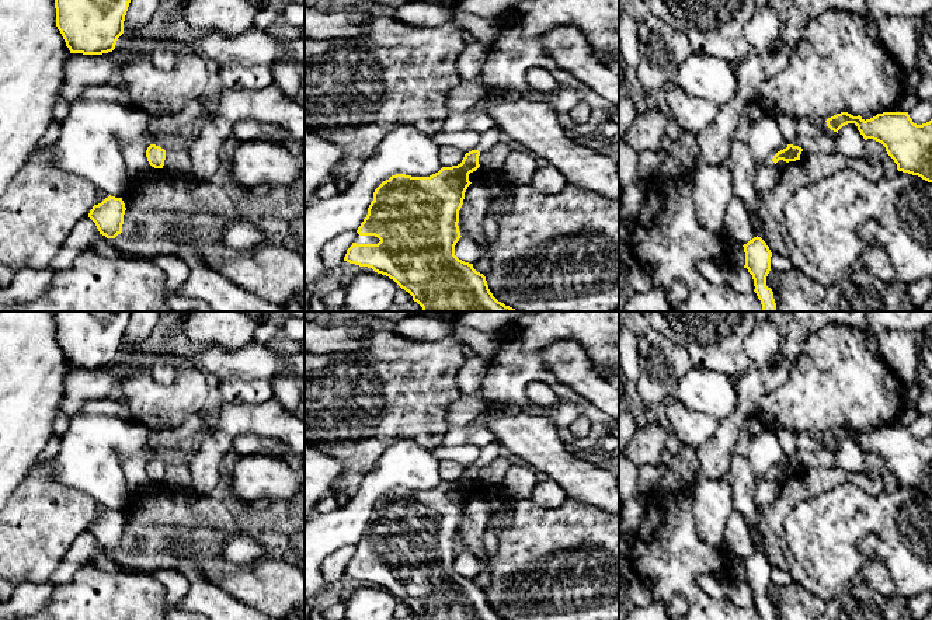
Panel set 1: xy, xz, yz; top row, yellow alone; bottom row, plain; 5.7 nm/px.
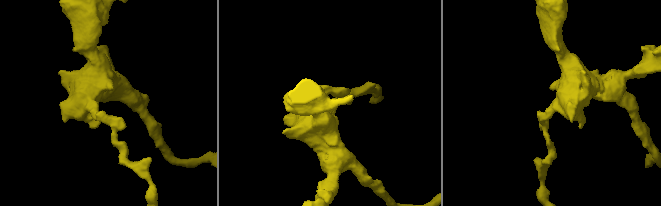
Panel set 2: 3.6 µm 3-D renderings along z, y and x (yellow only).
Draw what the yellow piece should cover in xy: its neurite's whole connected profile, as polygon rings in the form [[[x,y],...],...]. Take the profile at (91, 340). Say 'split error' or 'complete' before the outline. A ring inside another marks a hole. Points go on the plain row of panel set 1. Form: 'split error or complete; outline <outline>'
complete; outline [[[55,311],[56,341],[70,368],[112,366],[129,317],[131,311]]]

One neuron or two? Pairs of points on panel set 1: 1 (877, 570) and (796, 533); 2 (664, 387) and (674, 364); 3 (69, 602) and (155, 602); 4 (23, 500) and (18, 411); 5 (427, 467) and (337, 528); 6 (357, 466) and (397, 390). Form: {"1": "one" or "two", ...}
{"1": "two", "2": "one", "3": "one", "4": "two", "5": "one", "6": "one"}

